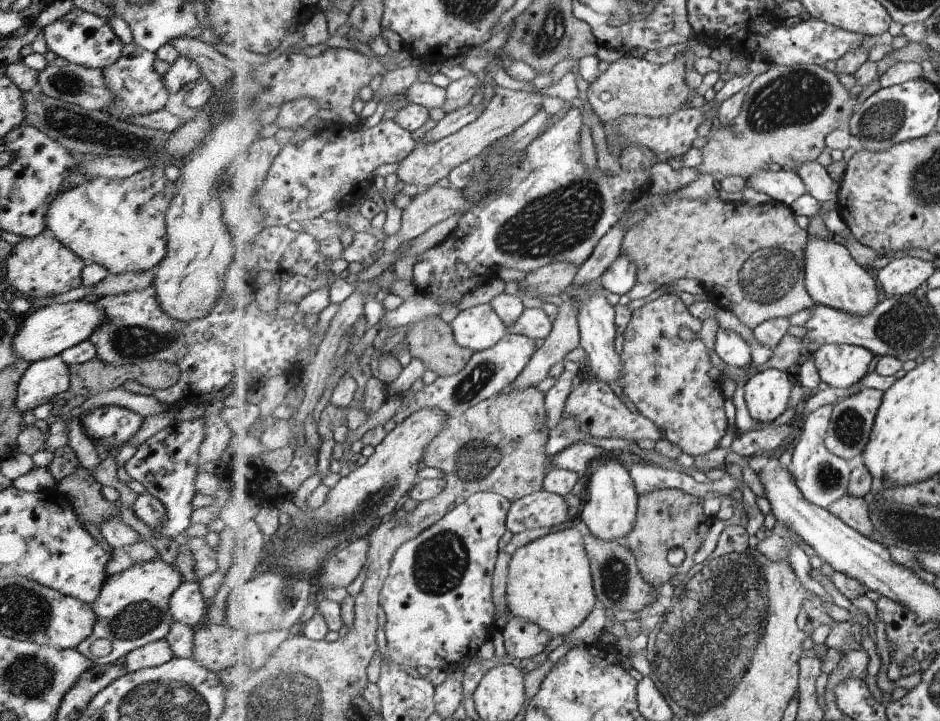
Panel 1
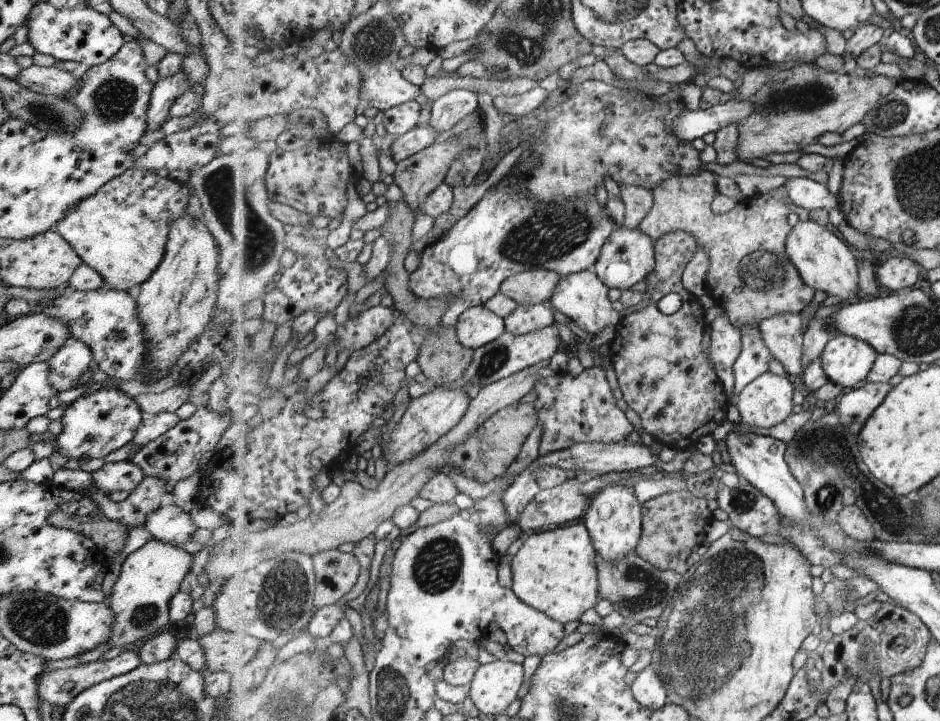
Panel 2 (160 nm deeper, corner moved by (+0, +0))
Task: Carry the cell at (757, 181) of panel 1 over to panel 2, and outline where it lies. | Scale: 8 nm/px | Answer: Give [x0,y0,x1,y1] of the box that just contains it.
[782,177,840,211]

